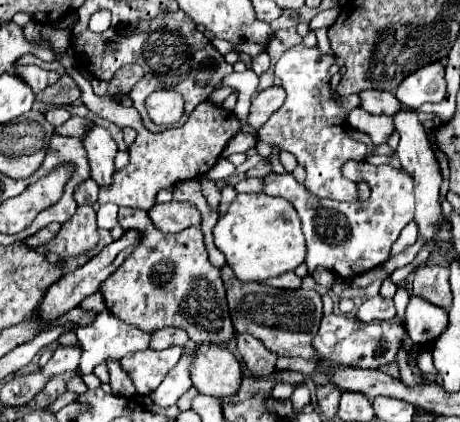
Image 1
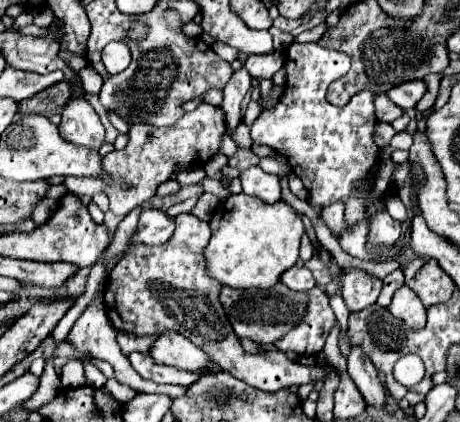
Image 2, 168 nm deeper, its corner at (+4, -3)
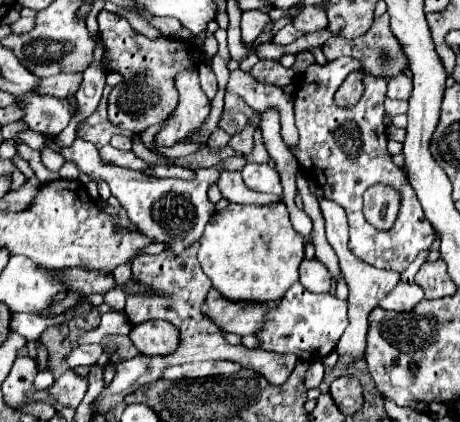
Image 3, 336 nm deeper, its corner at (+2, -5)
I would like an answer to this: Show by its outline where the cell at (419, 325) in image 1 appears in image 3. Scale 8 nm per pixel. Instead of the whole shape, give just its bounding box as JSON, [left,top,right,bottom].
[380,282,424,312]

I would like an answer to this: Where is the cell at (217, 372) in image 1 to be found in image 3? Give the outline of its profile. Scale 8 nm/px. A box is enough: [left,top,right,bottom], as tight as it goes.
[132,320,178,356]

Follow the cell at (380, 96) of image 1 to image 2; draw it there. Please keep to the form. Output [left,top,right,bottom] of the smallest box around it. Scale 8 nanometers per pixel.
[374,94,404,122]

